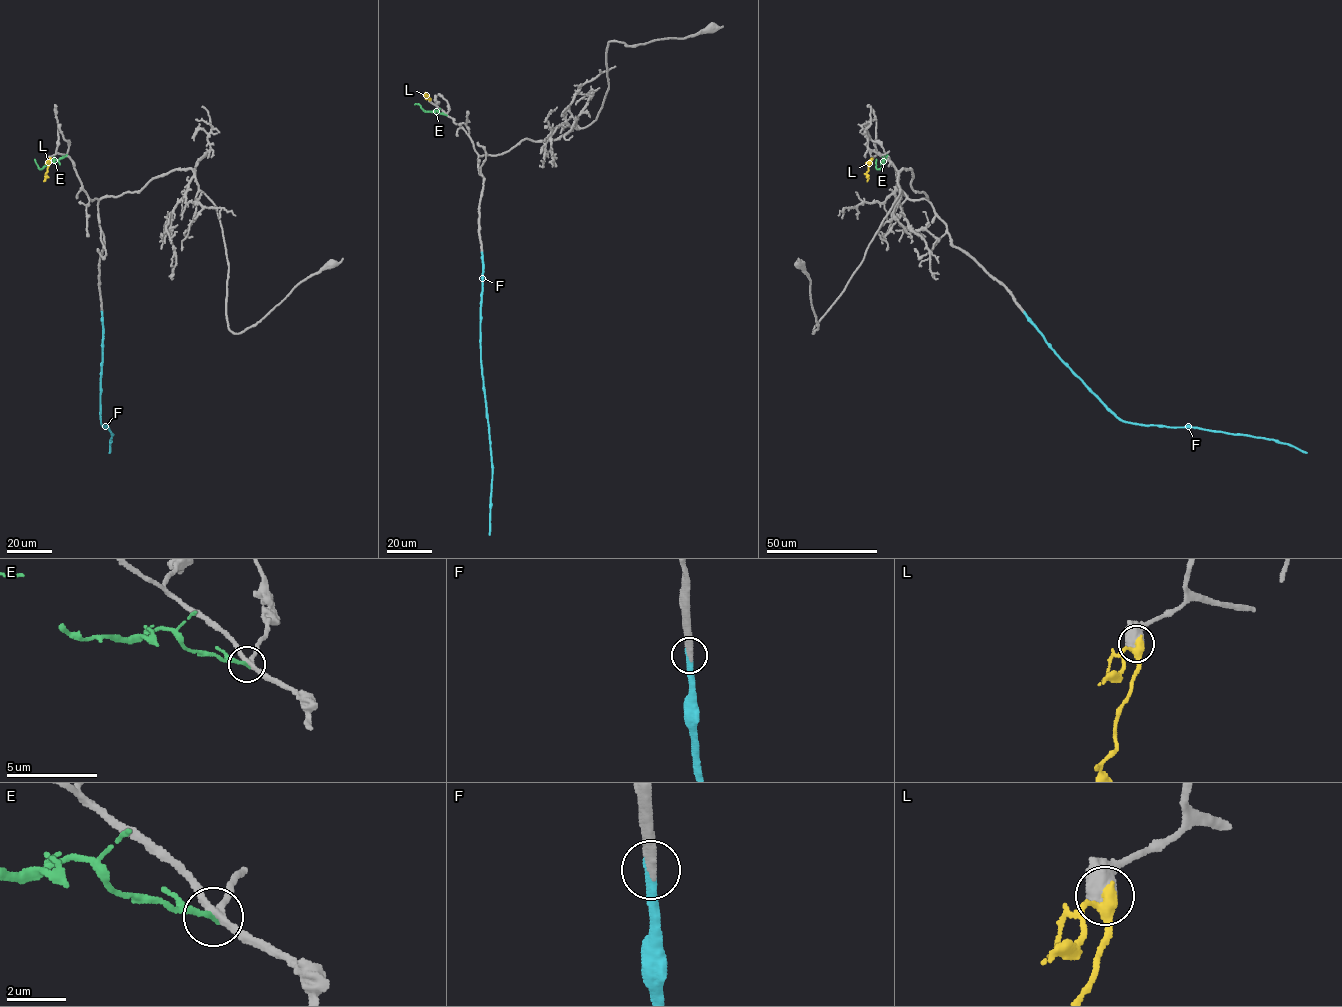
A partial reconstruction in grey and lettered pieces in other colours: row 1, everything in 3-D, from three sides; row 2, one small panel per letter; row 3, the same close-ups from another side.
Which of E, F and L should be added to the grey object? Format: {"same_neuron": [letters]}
{"same_neuron": ["F"]}

